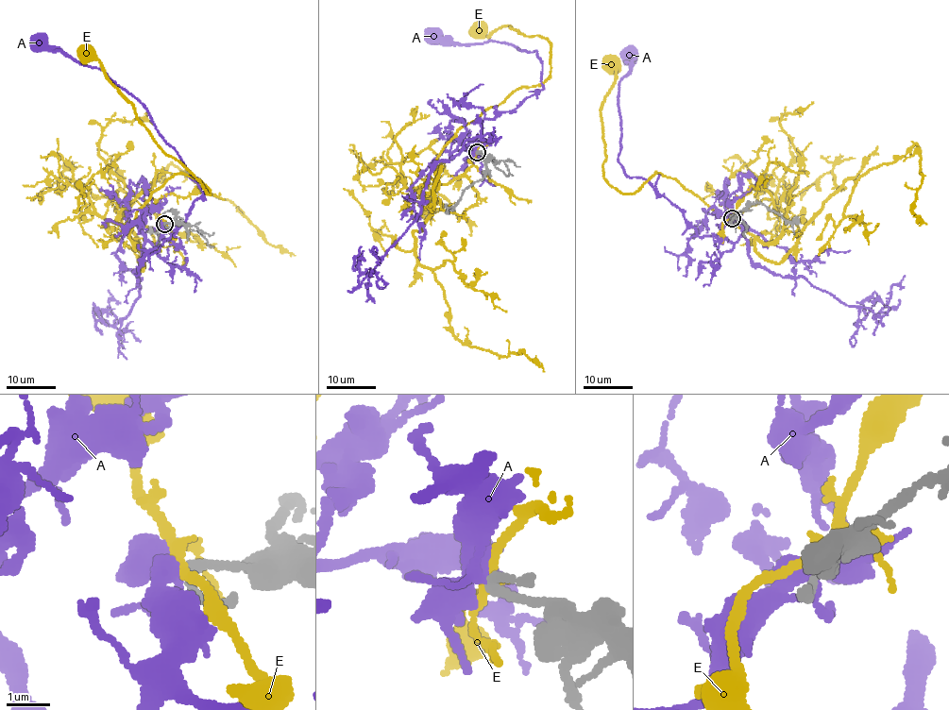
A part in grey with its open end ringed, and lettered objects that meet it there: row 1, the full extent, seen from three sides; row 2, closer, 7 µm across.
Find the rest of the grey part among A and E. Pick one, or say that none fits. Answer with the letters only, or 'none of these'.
A

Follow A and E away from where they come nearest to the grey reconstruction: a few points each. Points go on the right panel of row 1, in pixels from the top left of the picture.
A: (732, 219), (719, 234), (699, 236), (645, 178), (625, 173), (618, 105), (629, 55)
E: (732, 218), (755, 186), (785, 223), (760, 243), (672, 177), (610, 185), (611, 67)

